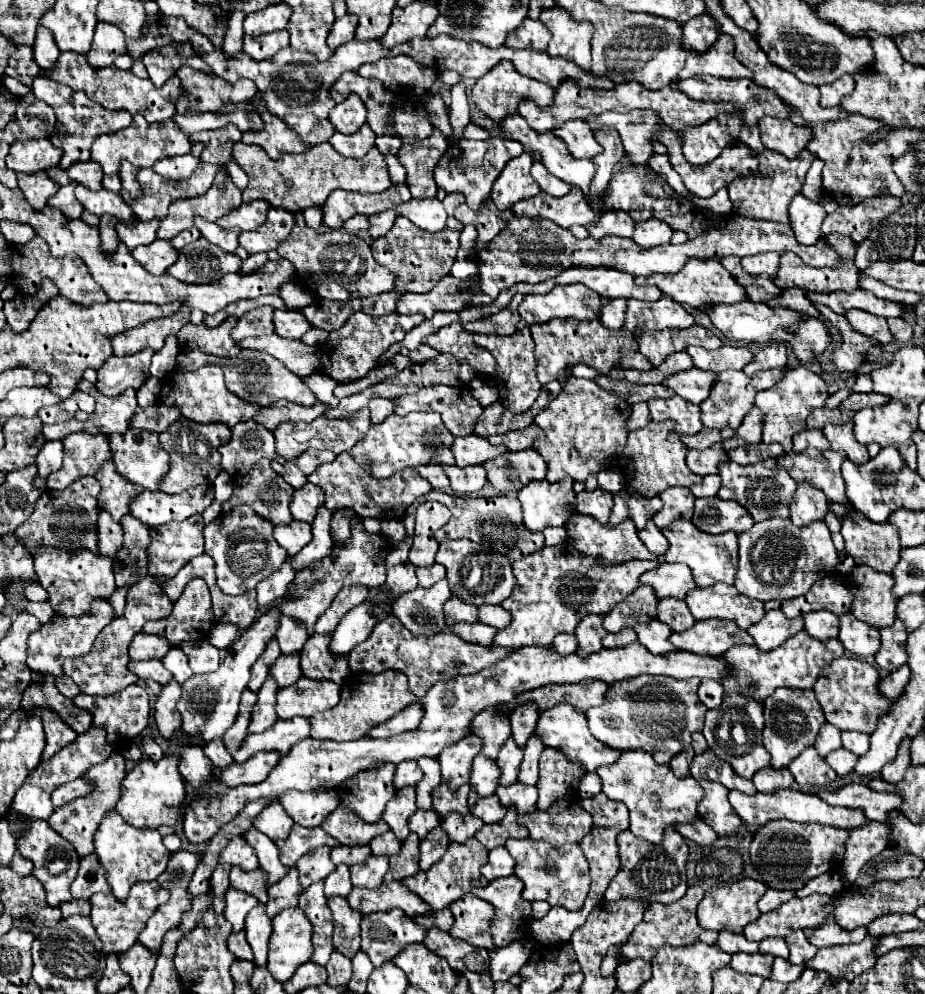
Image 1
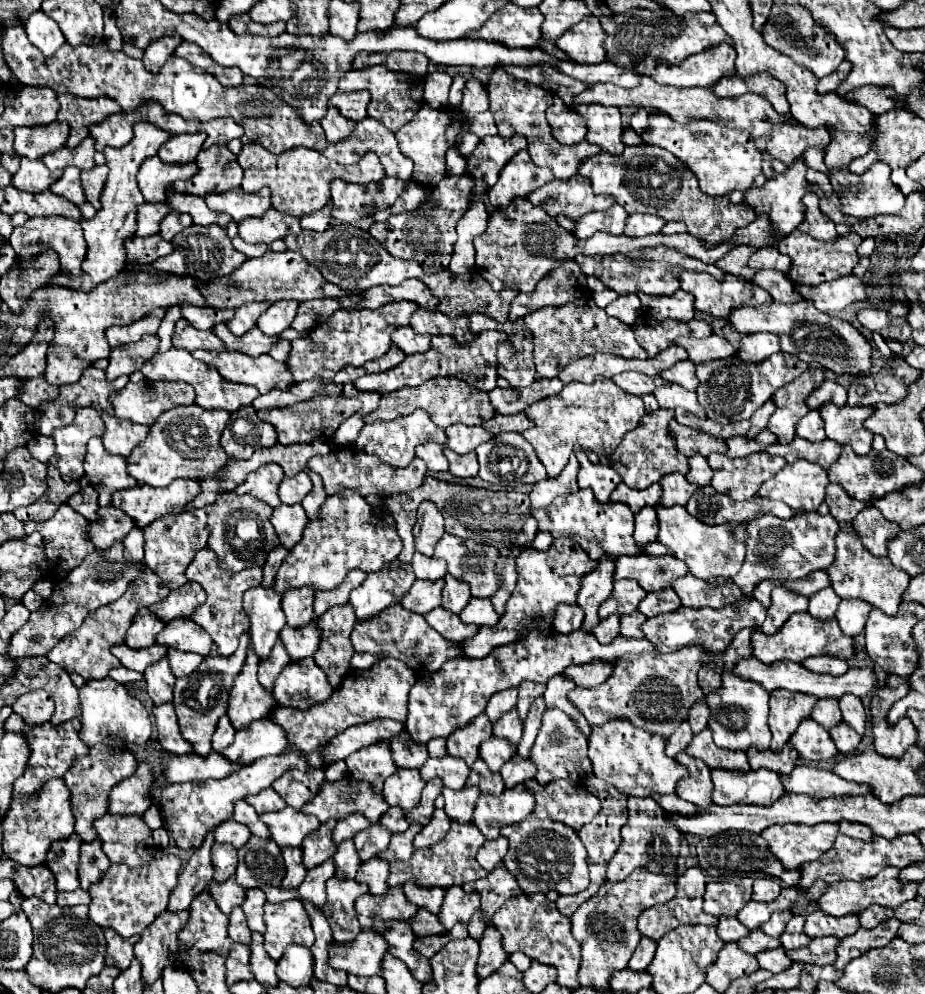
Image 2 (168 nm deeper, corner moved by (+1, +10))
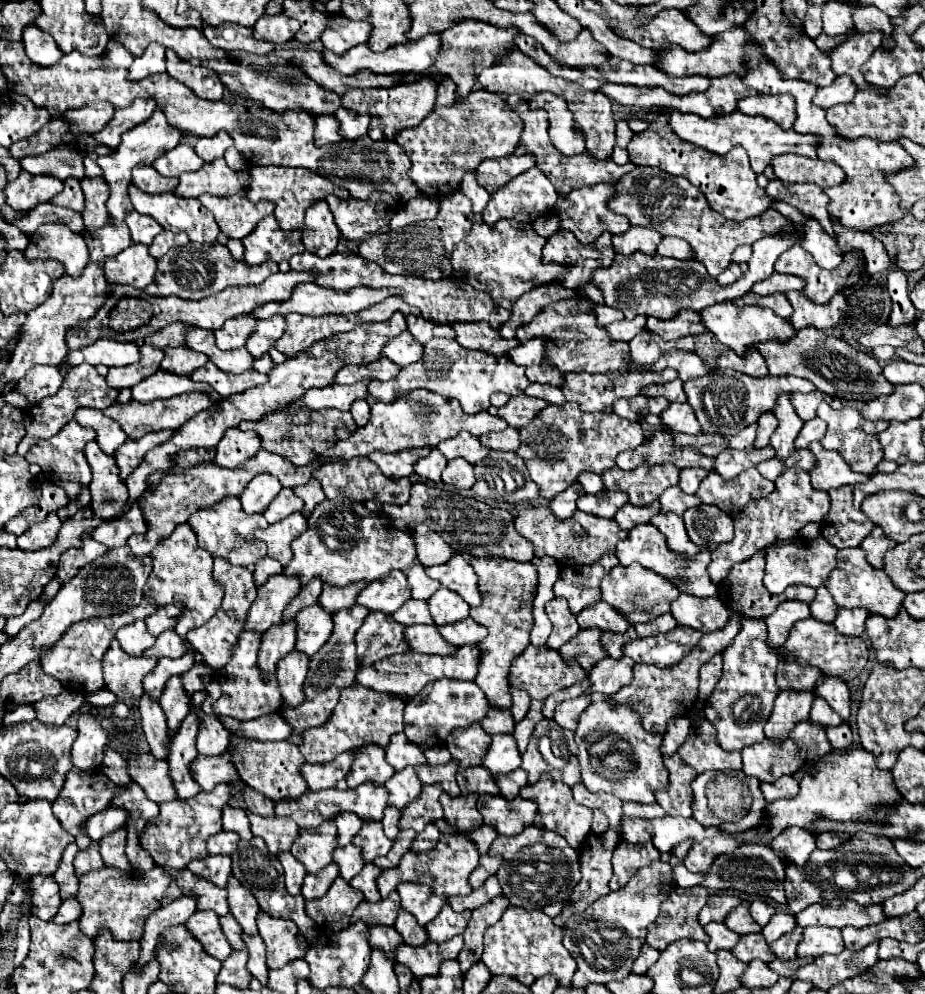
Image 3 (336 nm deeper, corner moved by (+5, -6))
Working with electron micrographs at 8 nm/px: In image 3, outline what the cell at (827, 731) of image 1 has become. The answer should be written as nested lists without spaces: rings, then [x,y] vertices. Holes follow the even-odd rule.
[[[815,698],[809,722],[821,728],[829,728],[829,726],[839,726],[841,718],[837,716],[837,712],[833,712],[833,708],[829,708],[829,704],[825,704],[825,700]]]

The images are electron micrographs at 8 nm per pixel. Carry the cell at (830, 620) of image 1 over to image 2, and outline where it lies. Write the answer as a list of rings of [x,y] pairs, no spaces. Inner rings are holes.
[[[825,588],[809,598],[809,614],[815,618],[833,618],[837,612],[841,598],[833,592],[833,588]]]

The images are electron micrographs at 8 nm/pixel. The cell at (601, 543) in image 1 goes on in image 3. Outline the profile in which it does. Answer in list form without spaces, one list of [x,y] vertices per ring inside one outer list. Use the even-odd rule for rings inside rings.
[[[547,506],[519,510],[515,516],[515,528],[535,546],[535,556],[551,556],[563,566],[595,564],[607,552],[615,552],[619,540],[627,538],[627,532],[621,530],[615,520],[593,516],[581,510],[577,510],[569,520],[557,520]]]

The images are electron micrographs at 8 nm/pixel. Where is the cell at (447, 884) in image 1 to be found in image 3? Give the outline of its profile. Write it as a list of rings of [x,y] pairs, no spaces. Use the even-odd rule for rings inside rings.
[[[443,834],[437,842],[437,846],[427,852],[427,854],[415,854],[415,852],[407,852],[401,860],[399,866],[383,870],[379,880],[377,880],[377,888],[379,894],[385,898],[389,896],[389,892],[393,892],[401,882],[415,882],[415,884],[427,884],[433,894],[437,896],[445,896],[445,898],[453,898],[453,896],[467,896],[473,892],[471,884],[469,884],[469,874],[477,868],[479,864],[479,852],[477,852],[477,844],[467,836],[467,834]]]

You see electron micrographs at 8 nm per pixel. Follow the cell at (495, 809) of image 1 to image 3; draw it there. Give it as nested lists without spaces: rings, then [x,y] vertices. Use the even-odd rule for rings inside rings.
[[[467,768],[465,772],[457,772],[457,784],[461,788],[461,794],[489,794],[489,796],[499,796],[499,788],[495,780],[485,772],[485,768]]]

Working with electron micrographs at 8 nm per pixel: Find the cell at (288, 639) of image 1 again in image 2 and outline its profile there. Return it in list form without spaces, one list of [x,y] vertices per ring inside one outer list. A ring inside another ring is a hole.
[[[291,588],[283,592],[283,612],[287,616],[287,624],[297,628],[309,624],[313,616],[313,598],[315,592],[311,588]]]

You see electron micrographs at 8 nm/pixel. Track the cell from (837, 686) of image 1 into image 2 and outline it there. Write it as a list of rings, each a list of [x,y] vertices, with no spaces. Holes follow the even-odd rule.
[[[819,656],[819,658],[809,658],[801,662],[803,668],[809,668],[811,672],[819,672],[819,674],[831,674],[831,676],[841,676],[849,670],[845,660],[833,658],[833,656]]]

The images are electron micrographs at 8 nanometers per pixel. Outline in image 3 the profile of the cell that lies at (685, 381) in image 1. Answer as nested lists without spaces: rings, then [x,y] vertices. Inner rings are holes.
[[[679,378],[673,380],[673,382],[667,382],[667,384],[651,384],[645,390],[641,390],[641,394],[653,396],[653,398],[655,396],[663,396],[669,402],[687,402],[687,396],[685,396],[685,390],[683,390],[683,382]]]

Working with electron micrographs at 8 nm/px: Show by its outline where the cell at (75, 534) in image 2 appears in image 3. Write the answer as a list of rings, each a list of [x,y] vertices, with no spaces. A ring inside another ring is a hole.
[[[51,514],[45,522],[39,524],[31,524],[19,538],[17,538],[17,546],[19,548],[37,548],[37,546],[51,546],[51,542],[57,540],[57,532],[61,528],[61,520],[57,518],[57,514]]]

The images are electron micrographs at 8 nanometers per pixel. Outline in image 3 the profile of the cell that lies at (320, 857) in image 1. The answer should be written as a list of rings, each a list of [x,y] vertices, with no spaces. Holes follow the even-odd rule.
[[[333,822],[321,824],[321,828],[301,830],[301,840],[293,844],[291,854],[305,866],[309,874],[317,874],[333,862],[337,828]]]

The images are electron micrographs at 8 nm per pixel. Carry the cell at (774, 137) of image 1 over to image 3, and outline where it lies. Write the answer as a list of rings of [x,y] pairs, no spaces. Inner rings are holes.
[[[781,154],[771,160],[771,168],[775,176],[791,186],[791,184],[817,184],[821,188],[837,186],[845,180],[841,168],[835,162],[825,162],[819,158],[805,158],[797,154]]]

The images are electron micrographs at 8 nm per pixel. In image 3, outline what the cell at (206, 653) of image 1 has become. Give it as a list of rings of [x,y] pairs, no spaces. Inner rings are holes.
[[[169,630],[161,636],[157,636],[155,646],[151,646],[149,650],[145,650],[145,656],[153,656],[153,658],[179,658],[189,650],[189,642],[185,642],[181,636],[177,636],[175,630]]]

